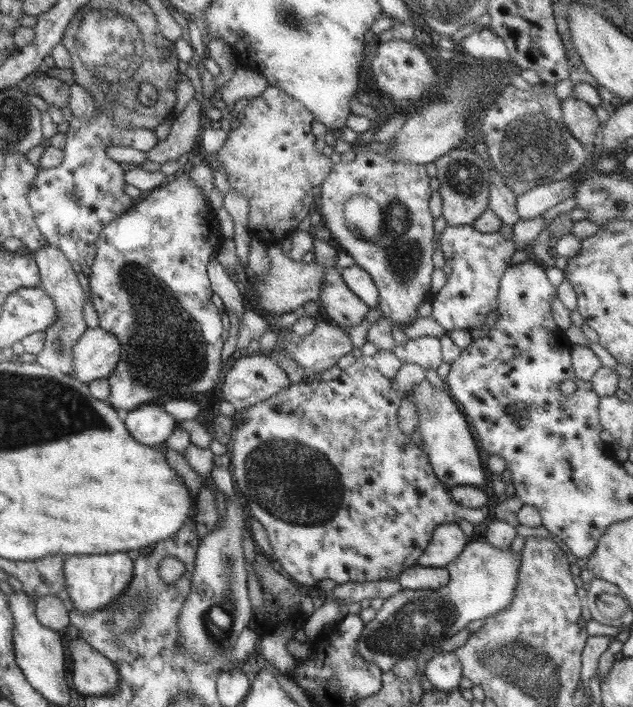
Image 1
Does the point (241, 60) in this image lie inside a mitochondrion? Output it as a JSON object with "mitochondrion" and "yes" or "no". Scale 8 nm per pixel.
{"mitochondrion":"no"}

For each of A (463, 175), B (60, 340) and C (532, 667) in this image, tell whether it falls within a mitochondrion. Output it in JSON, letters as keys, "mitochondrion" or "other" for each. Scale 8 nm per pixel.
{"A":"mitochondrion","B":"mitochondrion","C":"mitochondrion"}

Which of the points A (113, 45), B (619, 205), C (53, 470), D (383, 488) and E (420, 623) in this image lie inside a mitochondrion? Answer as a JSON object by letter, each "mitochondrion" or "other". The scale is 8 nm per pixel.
{"A":"mitochondrion","B":"other","C":"other","D":"other","E":"mitochondrion"}

